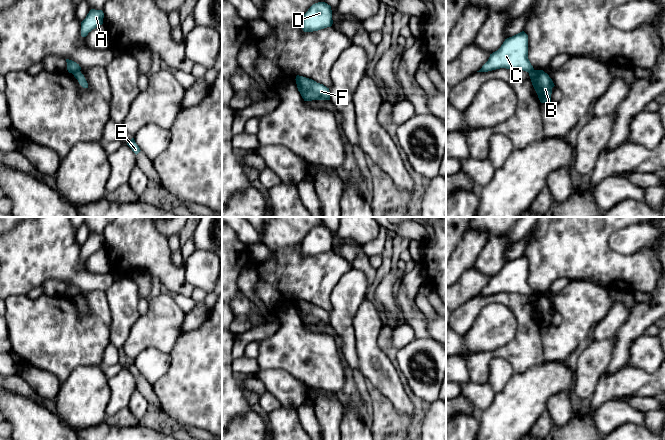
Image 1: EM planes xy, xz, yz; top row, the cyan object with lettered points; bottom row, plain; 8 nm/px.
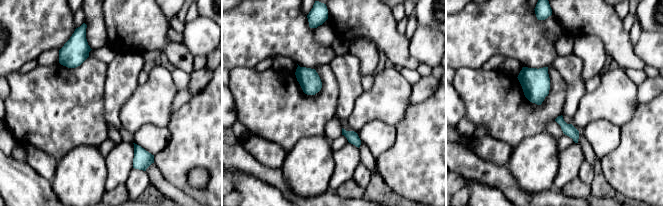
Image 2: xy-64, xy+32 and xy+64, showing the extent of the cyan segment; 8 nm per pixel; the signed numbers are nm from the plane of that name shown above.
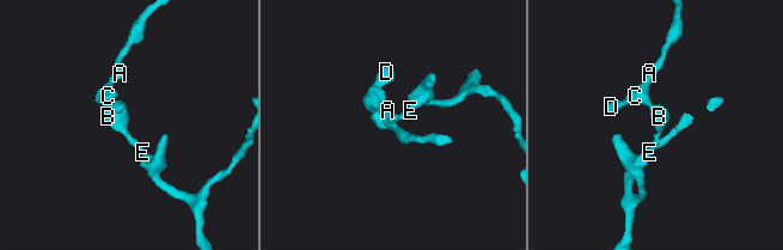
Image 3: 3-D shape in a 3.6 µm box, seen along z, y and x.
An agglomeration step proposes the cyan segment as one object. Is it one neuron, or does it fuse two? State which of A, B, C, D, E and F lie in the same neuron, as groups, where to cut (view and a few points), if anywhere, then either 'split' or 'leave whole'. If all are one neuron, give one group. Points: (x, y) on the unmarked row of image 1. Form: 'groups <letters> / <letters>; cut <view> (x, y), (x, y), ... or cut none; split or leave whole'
groups A C D / B E F; cut xy (79, 294), (73, 298); split

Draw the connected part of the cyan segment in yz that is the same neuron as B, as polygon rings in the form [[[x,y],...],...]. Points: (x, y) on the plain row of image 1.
[[[533,294],[529,300],[540,326],[551,326],[552,312],[555,309],[549,299],[543,294]]]

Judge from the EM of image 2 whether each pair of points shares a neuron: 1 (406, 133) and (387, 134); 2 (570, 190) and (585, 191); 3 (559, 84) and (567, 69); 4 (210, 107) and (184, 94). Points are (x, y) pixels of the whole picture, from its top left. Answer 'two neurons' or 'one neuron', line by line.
1: two neurons
2: one neuron
3: two neurons
4: two neurons

